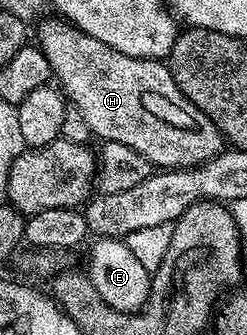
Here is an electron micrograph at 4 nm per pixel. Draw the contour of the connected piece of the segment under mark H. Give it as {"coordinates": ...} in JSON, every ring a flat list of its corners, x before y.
{"coordinates":[[55,18,40,32,38,47,50,62,55,83,69,104,78,106,97,141,122,142,138,150,160,170,195,168,213,160,225,147,219,130,178,90,164,60,130,58,63,18]]}

